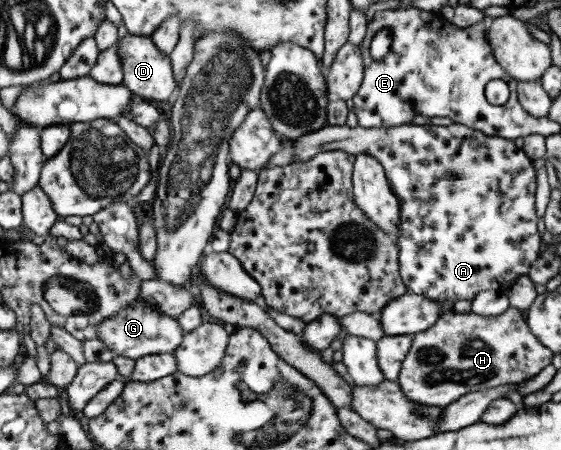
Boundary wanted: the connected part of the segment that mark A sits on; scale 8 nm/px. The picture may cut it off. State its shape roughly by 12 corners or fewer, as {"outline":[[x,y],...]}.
{"outline":[[324,125],[399,204],[406,292],[468,303],[538,257],[532,160],[468,126]]}

